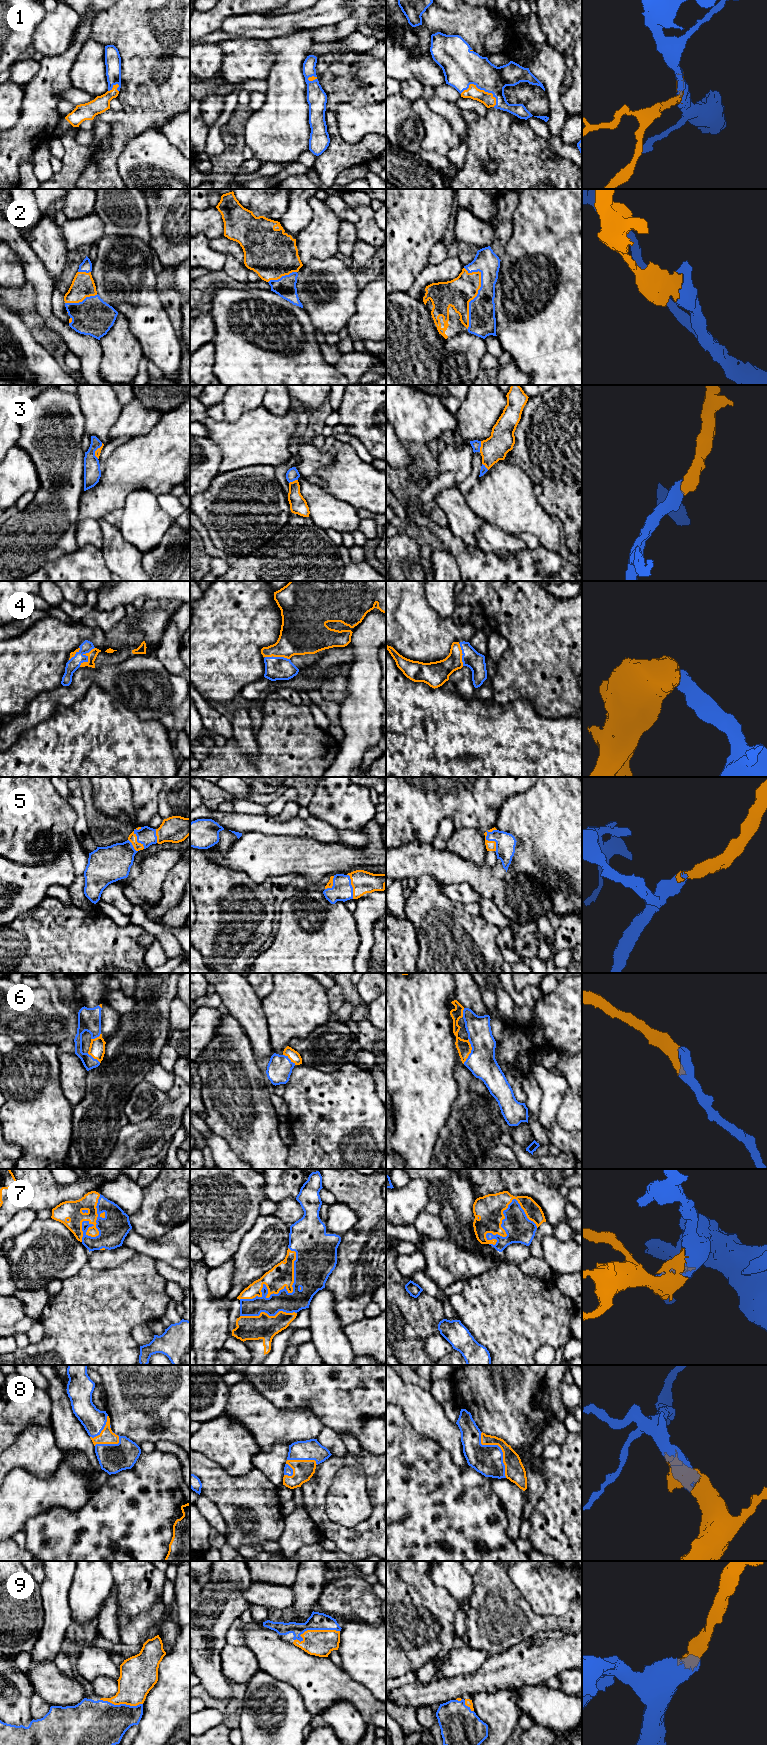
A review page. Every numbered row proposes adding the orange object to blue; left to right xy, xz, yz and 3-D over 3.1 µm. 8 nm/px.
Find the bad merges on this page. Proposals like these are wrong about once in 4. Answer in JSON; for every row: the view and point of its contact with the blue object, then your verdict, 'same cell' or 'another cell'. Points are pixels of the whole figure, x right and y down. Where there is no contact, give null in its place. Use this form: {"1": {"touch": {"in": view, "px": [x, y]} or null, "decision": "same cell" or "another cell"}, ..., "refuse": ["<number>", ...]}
{"1": {"touch": {"in": "yz", "px": [481, 89]}, "decision": "same cell"}, "2": {"touch": {"in": "yz", "px": [478, 293]}, "decision": "same cell"}, "3": {"touch": {"in": "yz", "px": [480, 446]}, "decision": "same cell"}, "4": {"touch": {"in": "xy", "px": [87, 657]}, "decision": "same cell"}, "5": {"touch": {"in": "yz", "px": [490, 840]}, "decision": "same cell"}, "6": {"touch": {"in": "yz", "px": [471, 1051]}, "decision": "same cell"}, "7": {"touch": {"in": "xz", "px": [276, 1294]}, "decision": "same cell"}, "8": {"touch": {"in": "yz", "px": [500, 1448]}, "decision": "same cell"}, "9": {"touch": {"in": "xz", "px": [313, 1629]}, "decision": "same cell"}, "refuse": []}

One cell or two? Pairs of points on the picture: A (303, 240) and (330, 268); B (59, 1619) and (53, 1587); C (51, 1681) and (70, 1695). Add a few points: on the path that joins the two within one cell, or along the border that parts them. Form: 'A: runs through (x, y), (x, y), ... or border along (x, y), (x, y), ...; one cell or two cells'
A: border along (334, 256), (324, 259), (311, 259), (303, 265); two cells
B: runs through (57, 1611), (54, 1595); one cell
C: runs through (56, 1686), (60, 1690), (65, 1691); one cell

